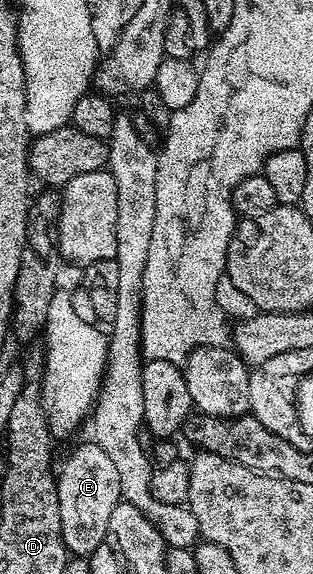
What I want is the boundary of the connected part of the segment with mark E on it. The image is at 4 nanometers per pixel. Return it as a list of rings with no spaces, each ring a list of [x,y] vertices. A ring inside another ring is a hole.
[[[86,443],[66,459],[65,466],[62,469],[60,466],[56,478],[63,543],[72,556],[88,558],[107,541],[107,522],[111,520],[111,511],[115,511],[123,499],[119,475],[103,447]]]

